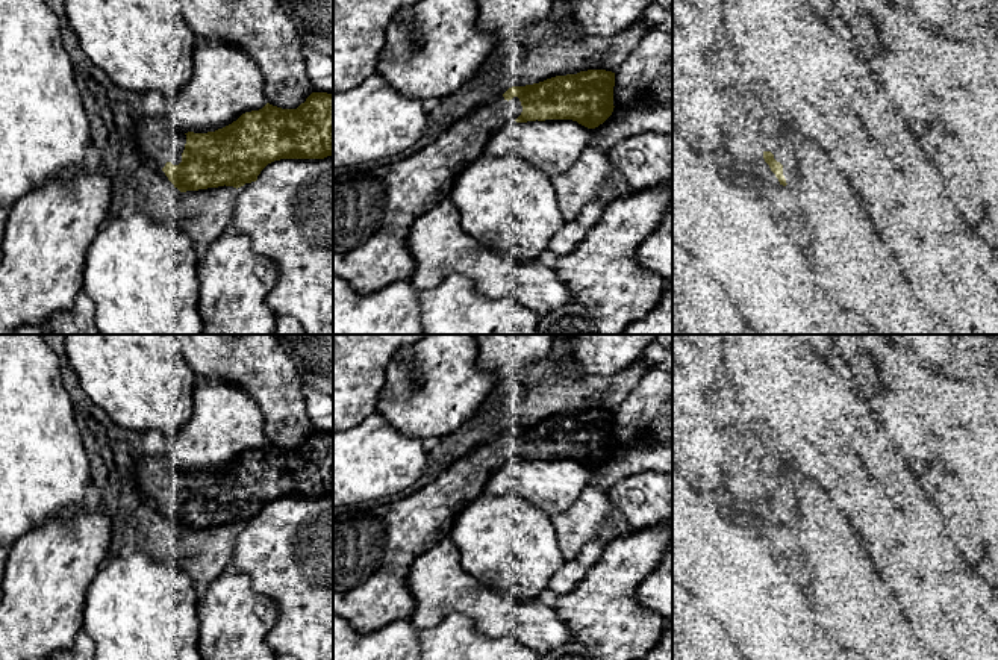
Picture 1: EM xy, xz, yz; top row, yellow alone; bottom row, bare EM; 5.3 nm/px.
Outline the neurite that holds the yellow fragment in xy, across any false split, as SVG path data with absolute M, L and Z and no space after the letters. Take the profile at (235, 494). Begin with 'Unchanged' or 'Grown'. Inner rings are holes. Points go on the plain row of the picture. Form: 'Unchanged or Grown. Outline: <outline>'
Grown. Outline: M312 431L297 448L282 448L267 442L259 450L242 453L232 463L207 472L174 469L167 454L144 456L135 469L138 490L159 506L180 531L218 525L241 527L257 519L260 510L280 498L324 498L333 495L333 433Z

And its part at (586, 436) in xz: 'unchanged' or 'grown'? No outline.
grown

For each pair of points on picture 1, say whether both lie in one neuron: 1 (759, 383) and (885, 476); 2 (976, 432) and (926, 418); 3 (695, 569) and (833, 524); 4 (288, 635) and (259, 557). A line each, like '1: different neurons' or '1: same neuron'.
1: same neuron
2: same neuron
3: different neurons
4: same neuron

